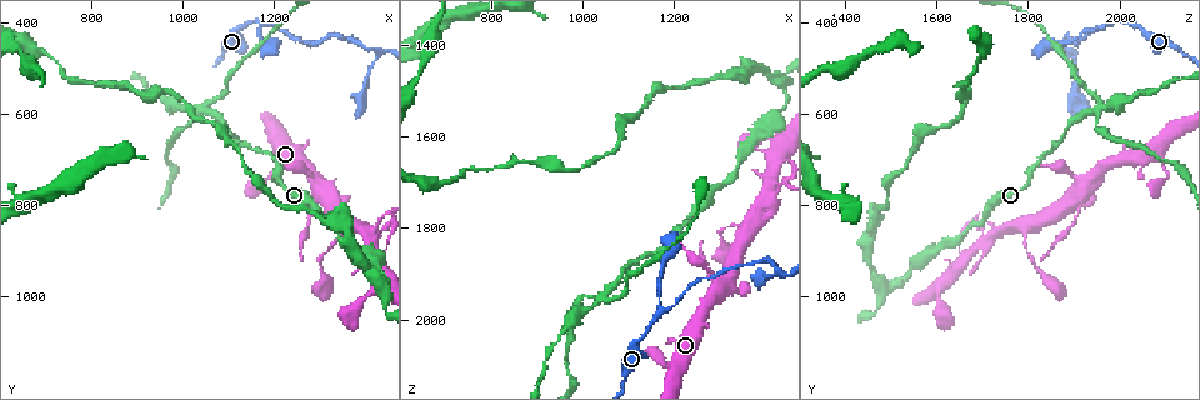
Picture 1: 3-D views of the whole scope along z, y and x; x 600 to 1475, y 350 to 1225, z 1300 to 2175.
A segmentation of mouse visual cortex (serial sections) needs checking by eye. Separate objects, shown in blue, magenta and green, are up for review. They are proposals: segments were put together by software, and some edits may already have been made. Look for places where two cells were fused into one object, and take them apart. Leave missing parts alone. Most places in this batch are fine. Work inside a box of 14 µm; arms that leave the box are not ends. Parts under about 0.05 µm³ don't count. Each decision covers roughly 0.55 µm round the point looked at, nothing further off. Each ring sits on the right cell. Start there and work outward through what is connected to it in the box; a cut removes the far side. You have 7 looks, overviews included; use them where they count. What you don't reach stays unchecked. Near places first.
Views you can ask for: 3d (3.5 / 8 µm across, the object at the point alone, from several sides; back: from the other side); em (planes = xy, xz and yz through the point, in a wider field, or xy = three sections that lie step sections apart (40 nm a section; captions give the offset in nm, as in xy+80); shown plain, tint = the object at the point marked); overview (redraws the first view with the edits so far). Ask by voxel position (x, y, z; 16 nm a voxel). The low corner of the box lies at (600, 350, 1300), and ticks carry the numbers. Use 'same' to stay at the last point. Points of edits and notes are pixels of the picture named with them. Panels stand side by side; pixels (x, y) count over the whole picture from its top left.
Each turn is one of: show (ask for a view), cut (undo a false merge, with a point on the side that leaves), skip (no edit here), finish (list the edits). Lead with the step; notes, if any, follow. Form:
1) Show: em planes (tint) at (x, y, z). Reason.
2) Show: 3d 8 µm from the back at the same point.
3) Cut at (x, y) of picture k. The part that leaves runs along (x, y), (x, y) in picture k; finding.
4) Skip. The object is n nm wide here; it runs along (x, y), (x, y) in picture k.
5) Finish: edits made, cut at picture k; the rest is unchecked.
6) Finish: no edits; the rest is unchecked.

Show: 3d 8 µm at (1045, 580, 1955). Sharp bend.

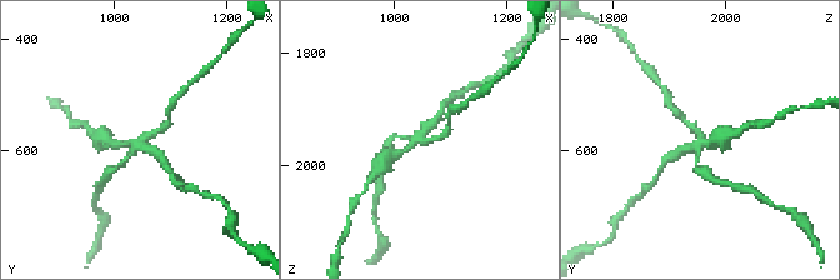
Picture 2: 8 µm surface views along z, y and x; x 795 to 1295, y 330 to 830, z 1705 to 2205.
Show: 3d 3.5 µm at (1040, 585, 1955).

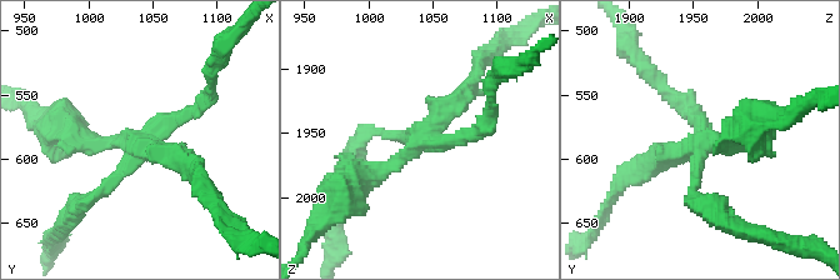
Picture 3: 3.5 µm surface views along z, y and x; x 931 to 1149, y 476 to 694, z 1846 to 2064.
Show: em planes (tint) at (1044, 584, 1954). 4 arms meet here; the arms are 150, 150, 200, 200 nm wide; need the tissue.

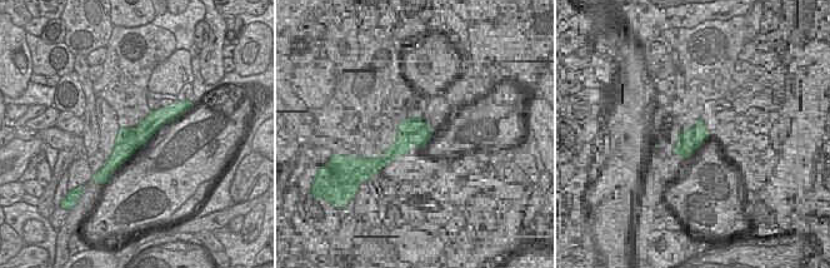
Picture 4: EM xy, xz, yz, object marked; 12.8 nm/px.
Cut at (470, 133) of picture 3. A second cell is stuck on.

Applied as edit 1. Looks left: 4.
Show: 3d 3.5 µm at (940, 555, 2055). A narrow waist.

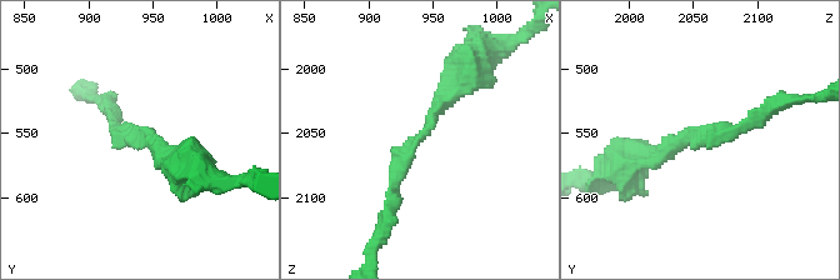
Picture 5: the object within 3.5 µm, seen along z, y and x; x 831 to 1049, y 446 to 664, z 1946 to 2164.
Skip. The arms are 150, 200 nm wide; it runs along (466, 84), (401, 158), (389, 209) in picture 5; one cell here.

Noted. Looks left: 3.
Show: overview.

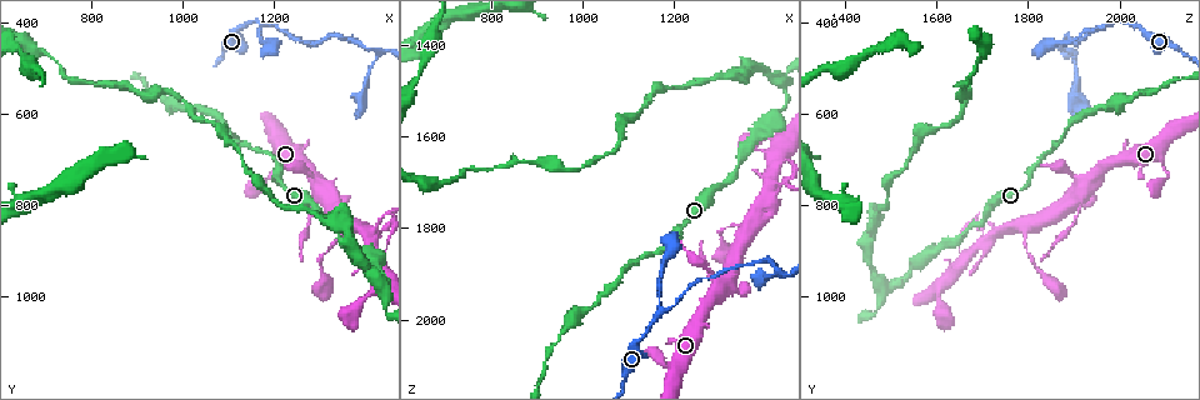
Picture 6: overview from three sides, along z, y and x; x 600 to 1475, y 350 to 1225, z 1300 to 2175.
Show: 3d 3.5 µm at (1410, 870, 1715). Four-way junction.

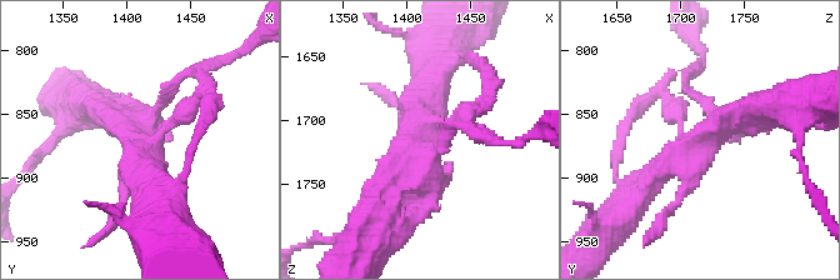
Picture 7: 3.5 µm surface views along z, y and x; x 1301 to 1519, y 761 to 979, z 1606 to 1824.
Show: em planes (tint) at (1408, 874, 1708). Need the tissue.

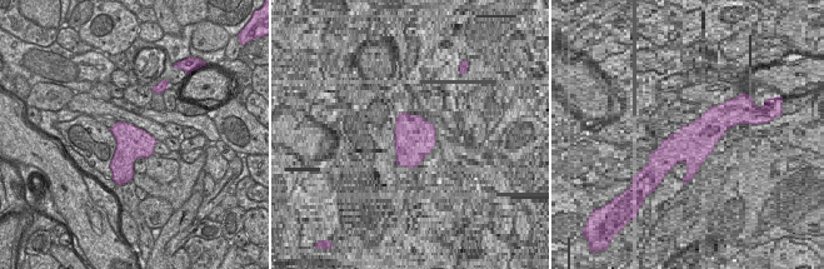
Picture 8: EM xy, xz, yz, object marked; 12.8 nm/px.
Skip. The object is 420 nm wide here; it runs along (753, 109), (714, 129), (630, 198) in picture 7; continuous, no second cell.

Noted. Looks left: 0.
Finish: edits made, cut at picture 3; the rest is unchecked.

